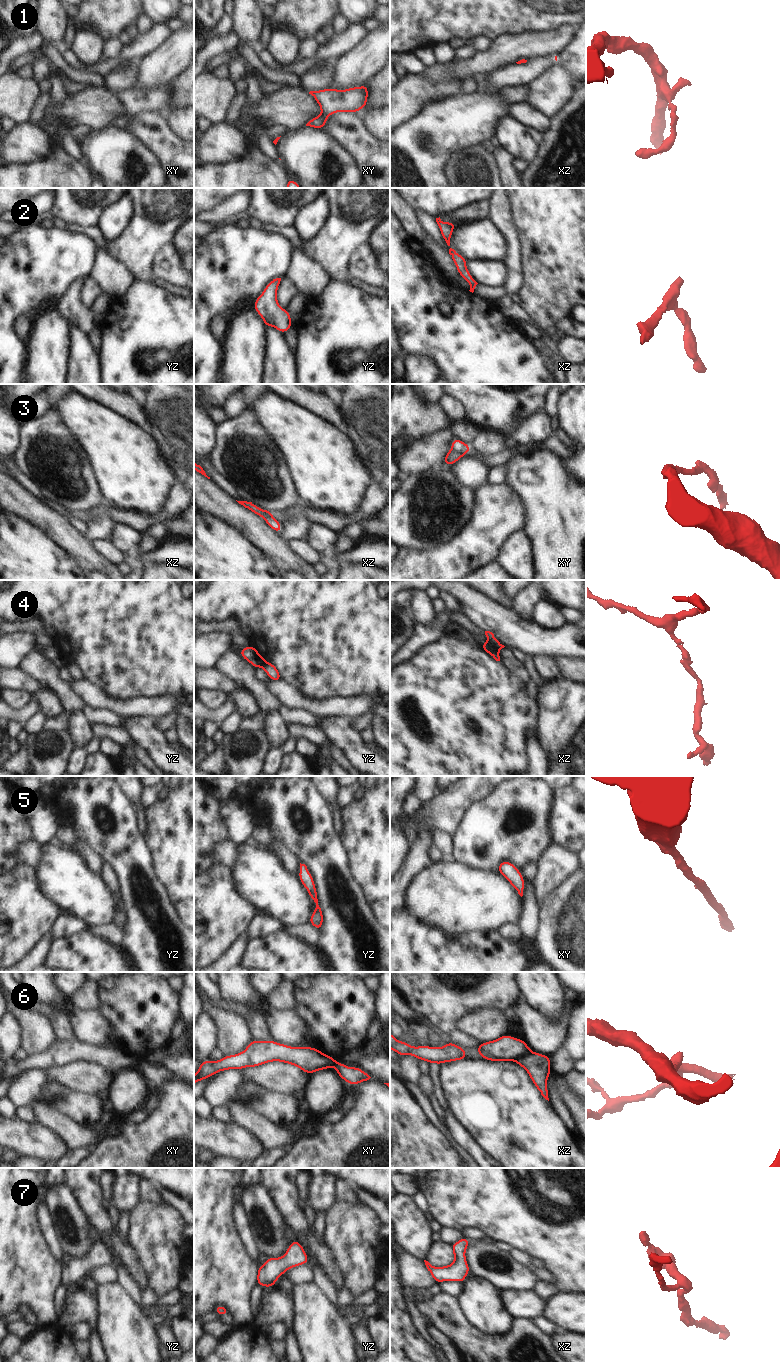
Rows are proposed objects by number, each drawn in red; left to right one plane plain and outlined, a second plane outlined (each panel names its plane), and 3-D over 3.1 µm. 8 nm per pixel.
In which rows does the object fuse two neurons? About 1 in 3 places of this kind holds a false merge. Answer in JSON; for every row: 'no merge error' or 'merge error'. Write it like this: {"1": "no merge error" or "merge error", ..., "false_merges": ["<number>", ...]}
{"1": "no merge error", "2": "no merge error", "3": "merge error", "4": "merge error", "5": "no merge error", "6": "merge error", "7": "no merge error", "false_merges": ["3", "4", "6"]}

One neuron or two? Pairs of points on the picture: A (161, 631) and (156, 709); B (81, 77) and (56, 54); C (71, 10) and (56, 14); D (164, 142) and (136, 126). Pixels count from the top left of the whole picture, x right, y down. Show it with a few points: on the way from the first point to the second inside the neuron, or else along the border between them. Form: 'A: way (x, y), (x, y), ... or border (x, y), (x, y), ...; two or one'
A: border (134, 697), (172, 695), (180, 702); two
B: way (74, 76), (58, 61); one
C: border (65, 10), (68, 16); two
D: way (157, 136), (148, 127), (143, 126); one

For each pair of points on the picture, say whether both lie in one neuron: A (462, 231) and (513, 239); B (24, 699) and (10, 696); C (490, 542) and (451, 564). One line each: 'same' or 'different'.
A: different
B: same
C: same

